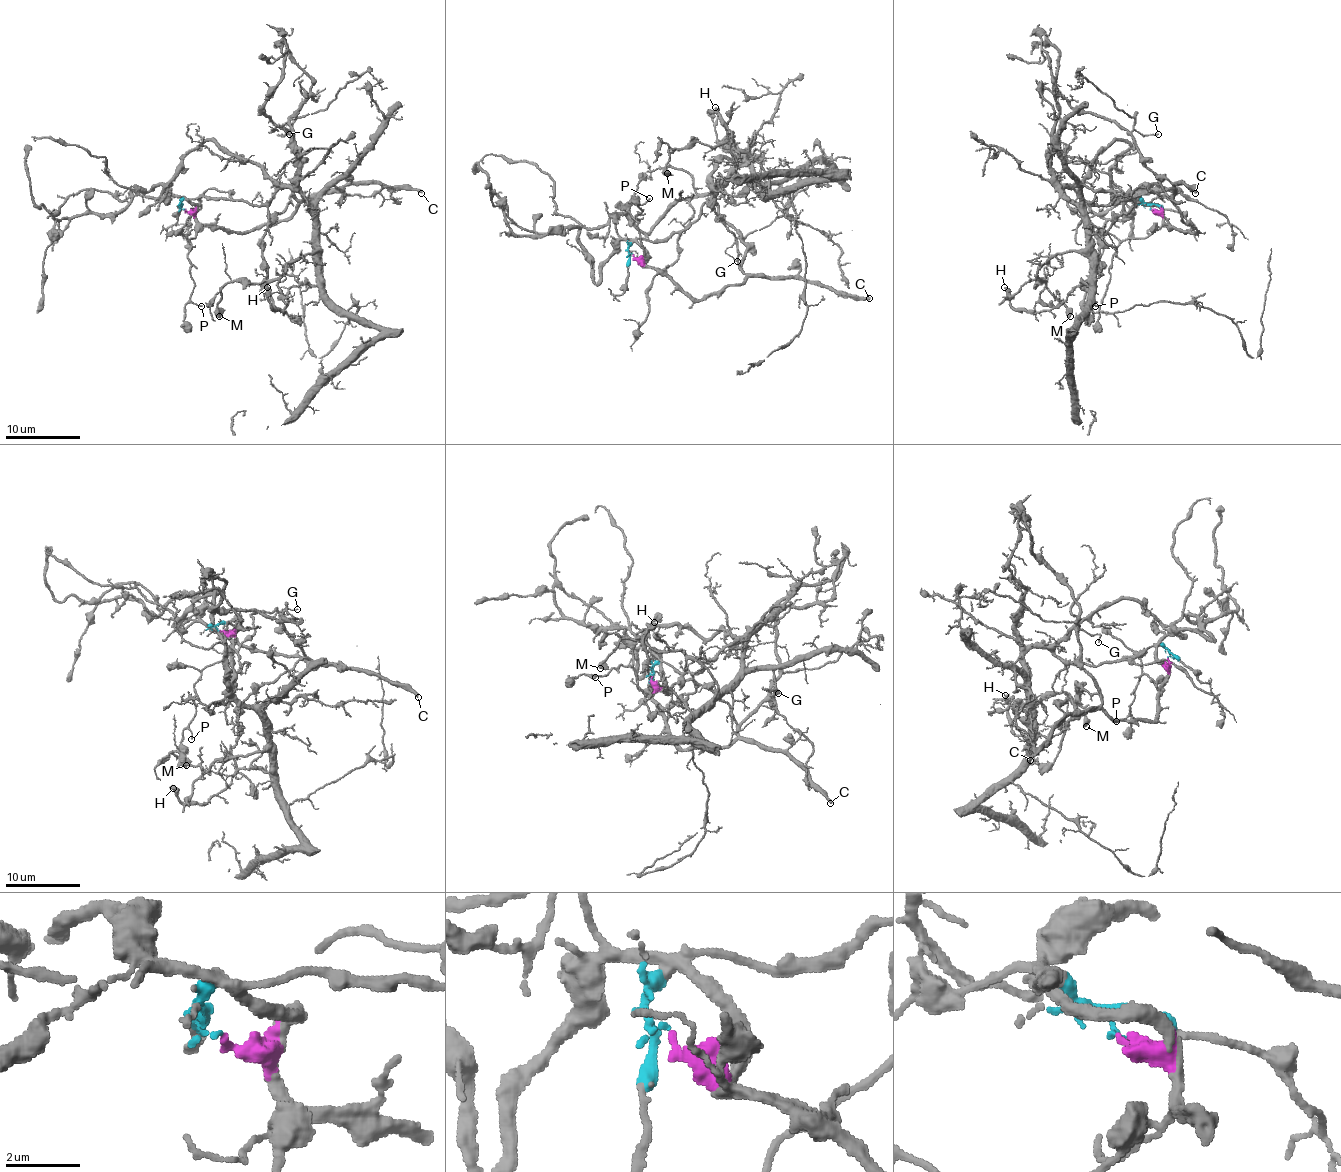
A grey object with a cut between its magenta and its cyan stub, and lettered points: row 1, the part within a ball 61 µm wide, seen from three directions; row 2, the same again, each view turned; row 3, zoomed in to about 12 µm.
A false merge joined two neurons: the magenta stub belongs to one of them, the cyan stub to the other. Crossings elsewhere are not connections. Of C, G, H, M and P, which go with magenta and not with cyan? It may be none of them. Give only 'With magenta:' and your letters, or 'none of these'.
With magenta: C, G, P

